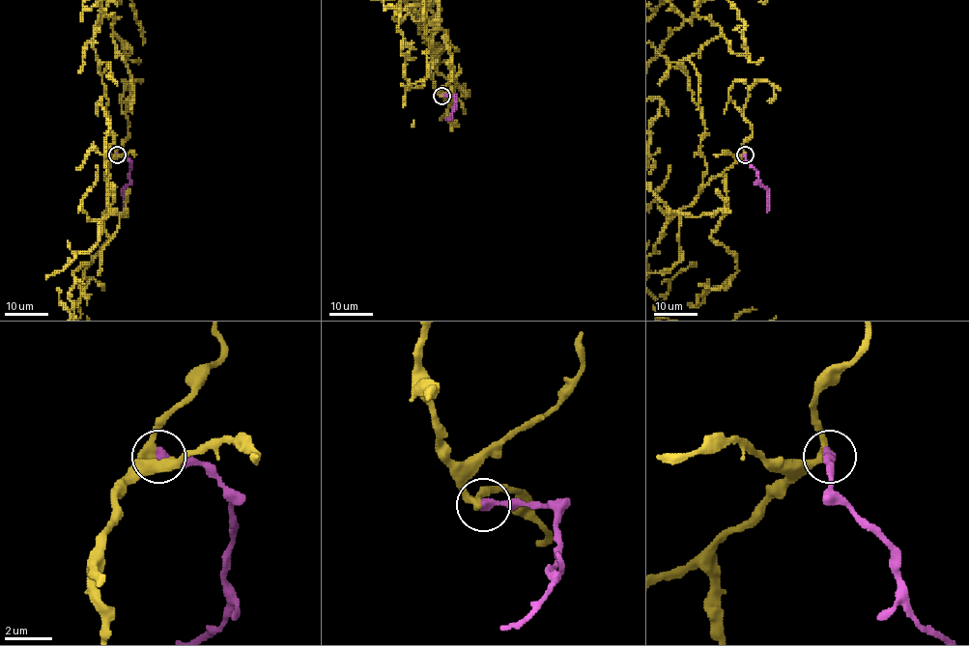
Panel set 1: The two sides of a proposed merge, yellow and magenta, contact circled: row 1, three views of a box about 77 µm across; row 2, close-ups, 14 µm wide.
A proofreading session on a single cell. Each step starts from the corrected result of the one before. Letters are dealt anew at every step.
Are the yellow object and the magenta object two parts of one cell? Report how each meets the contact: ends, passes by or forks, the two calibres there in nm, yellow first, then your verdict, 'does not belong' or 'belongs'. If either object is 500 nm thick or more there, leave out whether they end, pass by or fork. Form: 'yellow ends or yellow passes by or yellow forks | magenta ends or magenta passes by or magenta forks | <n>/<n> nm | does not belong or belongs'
yellow passes by | magenta ends | 340/400 nm | belongs

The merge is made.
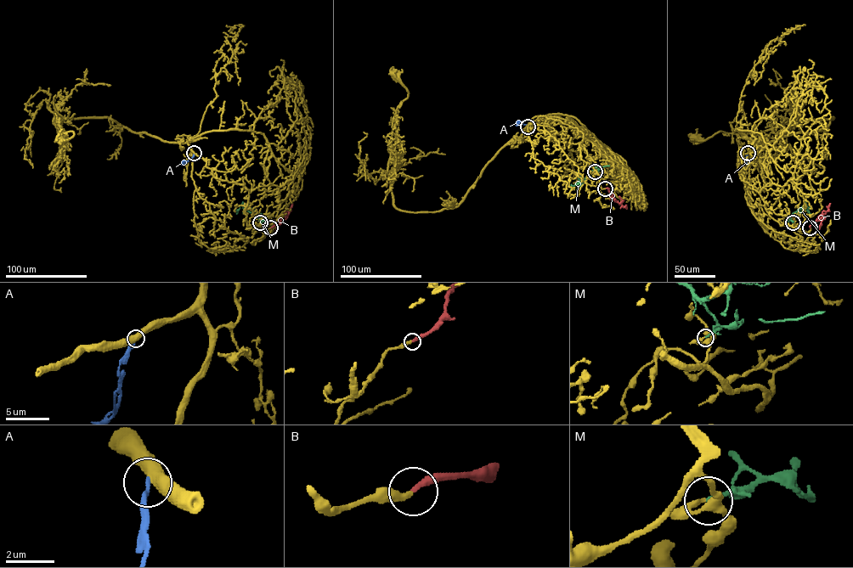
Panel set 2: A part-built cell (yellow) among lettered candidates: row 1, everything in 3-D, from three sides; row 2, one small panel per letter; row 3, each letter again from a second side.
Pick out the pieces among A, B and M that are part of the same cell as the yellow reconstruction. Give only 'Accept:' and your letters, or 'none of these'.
Accept: B

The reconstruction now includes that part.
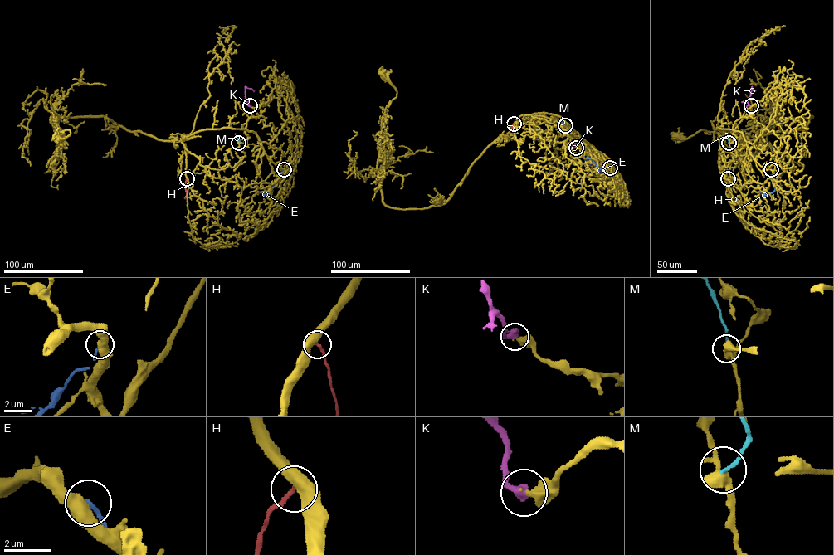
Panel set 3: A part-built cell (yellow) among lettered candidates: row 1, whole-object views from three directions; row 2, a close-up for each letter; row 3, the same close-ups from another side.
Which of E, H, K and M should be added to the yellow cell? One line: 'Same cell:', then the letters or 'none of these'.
Same cell: K

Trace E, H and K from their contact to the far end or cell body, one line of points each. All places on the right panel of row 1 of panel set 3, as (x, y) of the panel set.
E: (771, 169), (775, 190), (767, 195), (759, 192)
H: (728, 178), (731, 185), (730, 195), (734, 198)
K: (751, 105), (748, 99), (752, 86), (755, 90)

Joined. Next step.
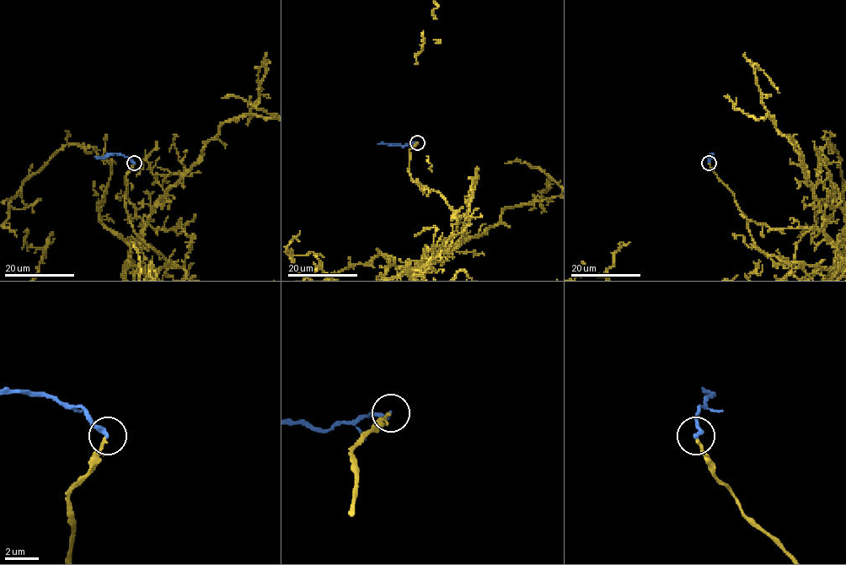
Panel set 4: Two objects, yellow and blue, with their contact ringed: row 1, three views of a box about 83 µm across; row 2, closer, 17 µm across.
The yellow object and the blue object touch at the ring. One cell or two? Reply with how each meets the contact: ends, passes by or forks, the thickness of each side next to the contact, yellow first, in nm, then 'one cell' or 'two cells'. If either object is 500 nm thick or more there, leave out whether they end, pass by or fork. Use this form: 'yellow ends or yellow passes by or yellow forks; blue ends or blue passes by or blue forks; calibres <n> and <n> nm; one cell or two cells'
yellow ends; blue ends; calibres 150 and 240 nm; two cells

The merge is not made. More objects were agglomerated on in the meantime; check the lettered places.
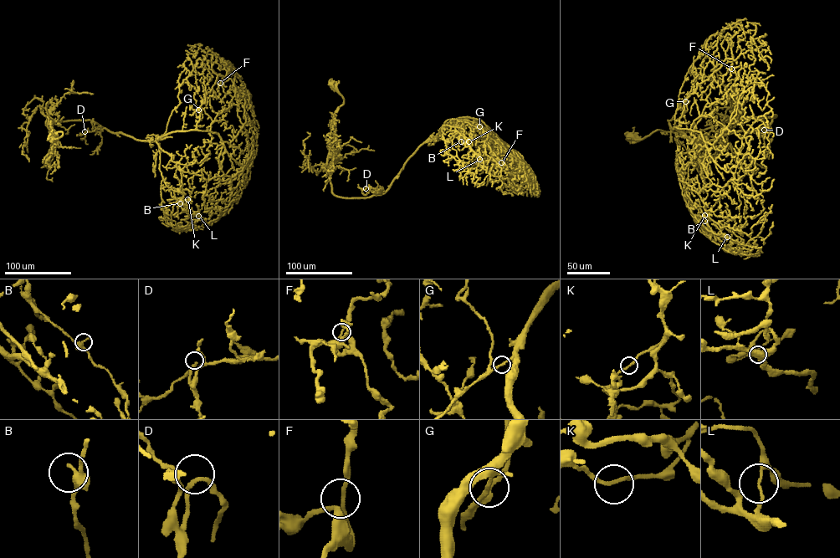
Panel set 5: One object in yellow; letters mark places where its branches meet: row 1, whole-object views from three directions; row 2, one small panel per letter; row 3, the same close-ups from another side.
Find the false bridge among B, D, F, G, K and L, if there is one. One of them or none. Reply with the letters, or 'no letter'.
L

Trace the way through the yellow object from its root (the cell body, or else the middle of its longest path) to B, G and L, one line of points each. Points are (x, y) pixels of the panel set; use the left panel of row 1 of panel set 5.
B: (50, 137), (63, 132), (50, 133), (47, 121), (91, 120), (110, 132), (155, 140), (162, 180), (180, 203)
G: (50, 137), (63, 132), (50, 133), (47, 121), (91, 120), (110, 132), (160, 140), (195, 130), (198, 110)
L: (50, 137), (63, 132), (50, 133), (47, 121), (91, 120), (110, 132), (155, 140), (164, 182), (198, 216)

